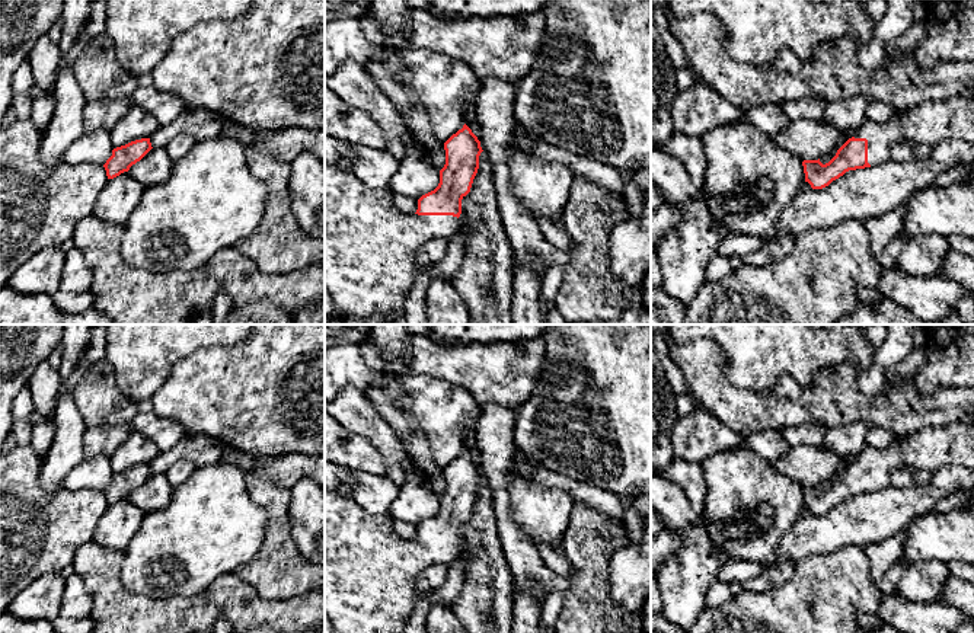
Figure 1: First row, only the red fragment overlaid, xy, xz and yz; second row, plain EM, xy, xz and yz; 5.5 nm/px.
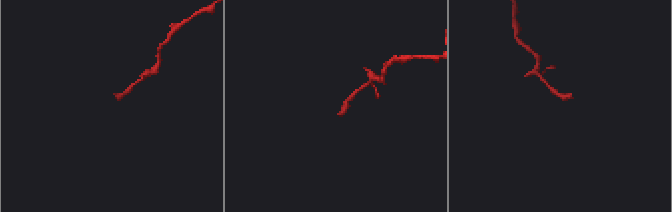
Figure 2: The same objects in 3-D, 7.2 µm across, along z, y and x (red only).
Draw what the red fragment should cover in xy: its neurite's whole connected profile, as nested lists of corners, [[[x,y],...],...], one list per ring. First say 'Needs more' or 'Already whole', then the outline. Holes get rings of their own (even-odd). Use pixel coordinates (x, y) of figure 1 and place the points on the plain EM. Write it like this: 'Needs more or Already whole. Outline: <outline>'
Needs more. Outline: [[[17,444],[0,455],[0,614],[35,579],[73,565],[77,549],[93,541],[106,508],[128,498],[153,474],[150,464],[141,464],[114,474],[105,490],[71,490],[64,485],[47,490],[42,485],[44,458],[31,444]]]

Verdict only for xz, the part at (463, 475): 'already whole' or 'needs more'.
needs more

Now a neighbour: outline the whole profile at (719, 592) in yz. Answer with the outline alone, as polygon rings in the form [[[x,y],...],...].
[[[715,581],[706,594],[706,607],[713,608],[726,602],[732,597],[731,588],[722,581]]]

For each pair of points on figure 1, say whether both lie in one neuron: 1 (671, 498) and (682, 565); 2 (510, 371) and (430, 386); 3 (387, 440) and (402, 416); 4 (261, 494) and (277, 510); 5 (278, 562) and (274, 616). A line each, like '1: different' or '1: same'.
1: same
2: different
3: different
4: same
5: different

